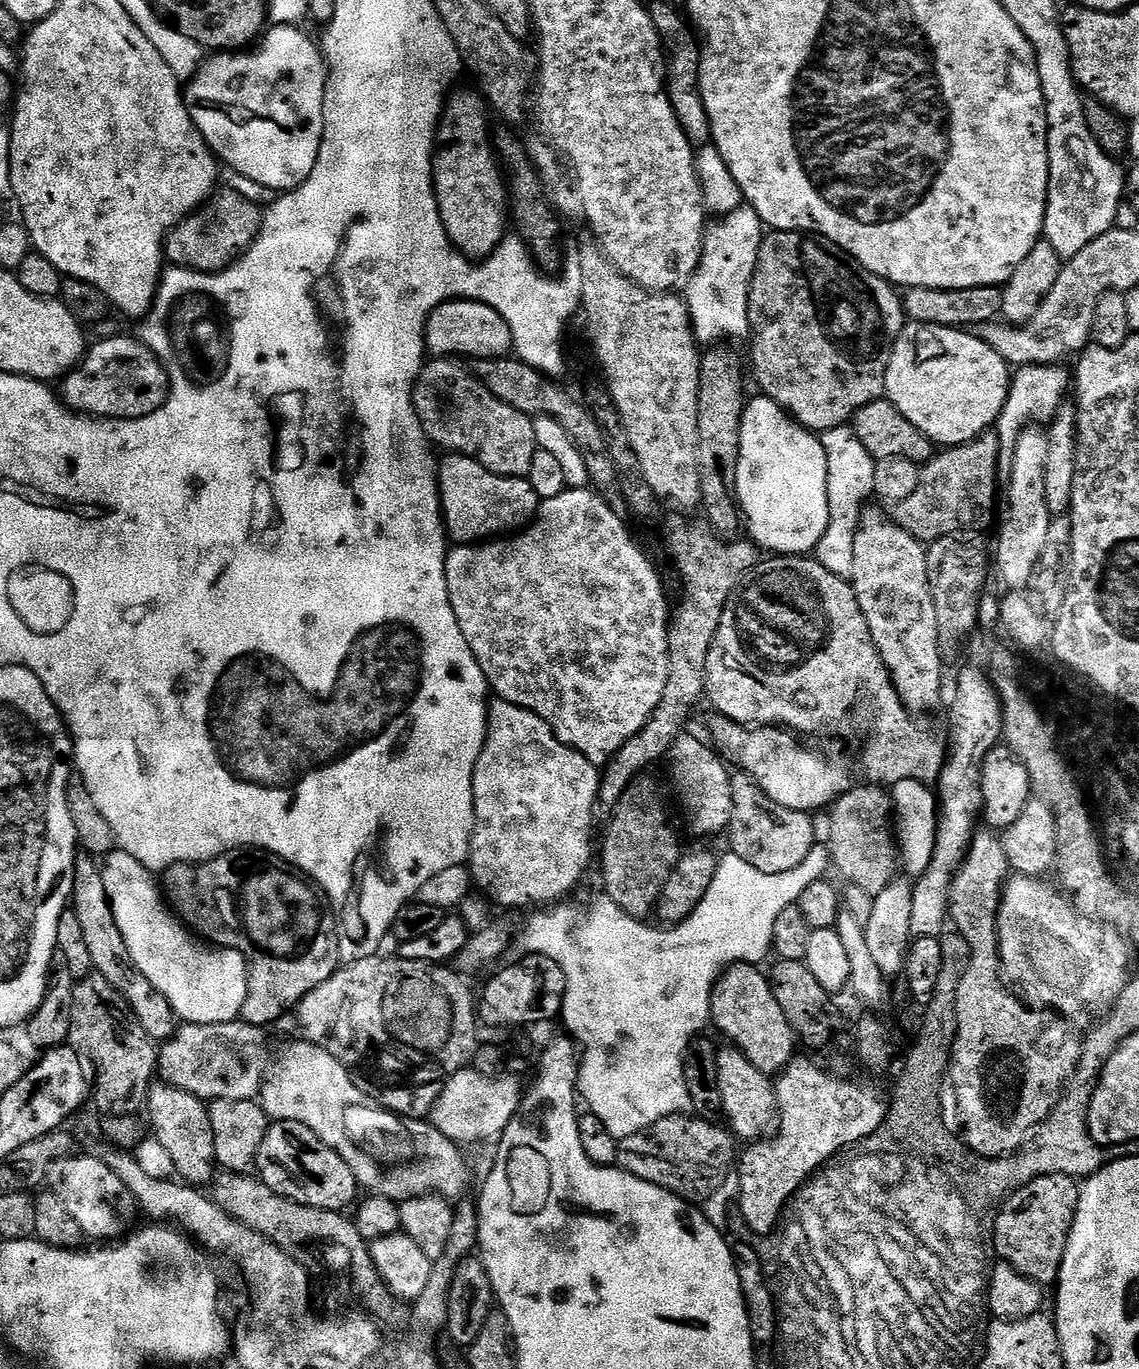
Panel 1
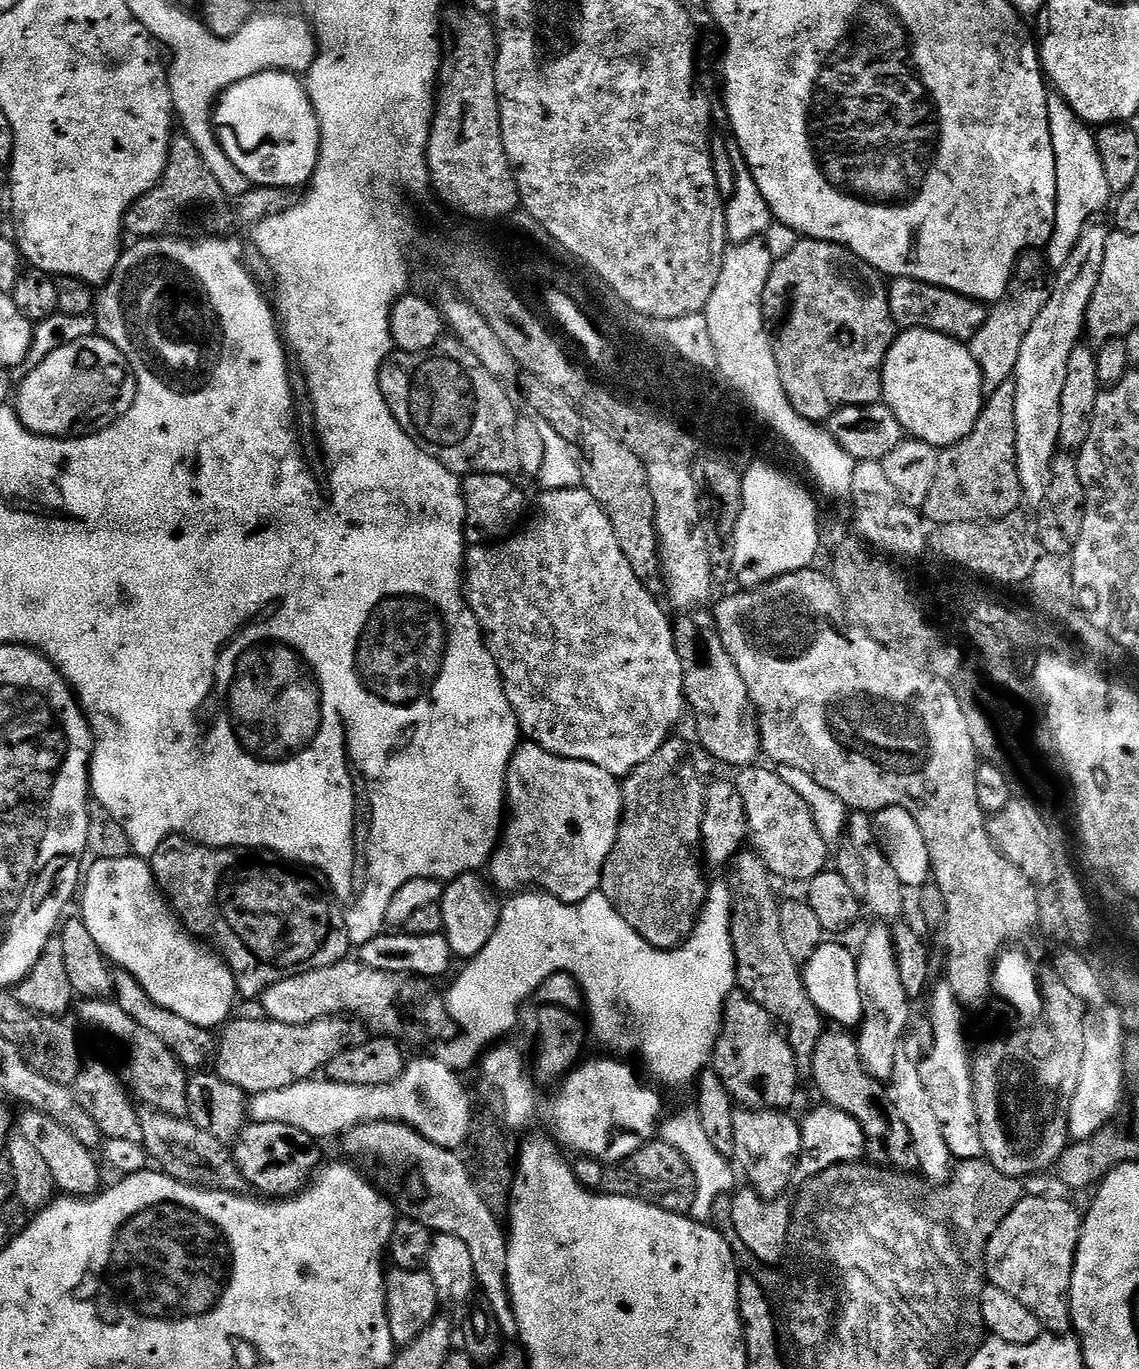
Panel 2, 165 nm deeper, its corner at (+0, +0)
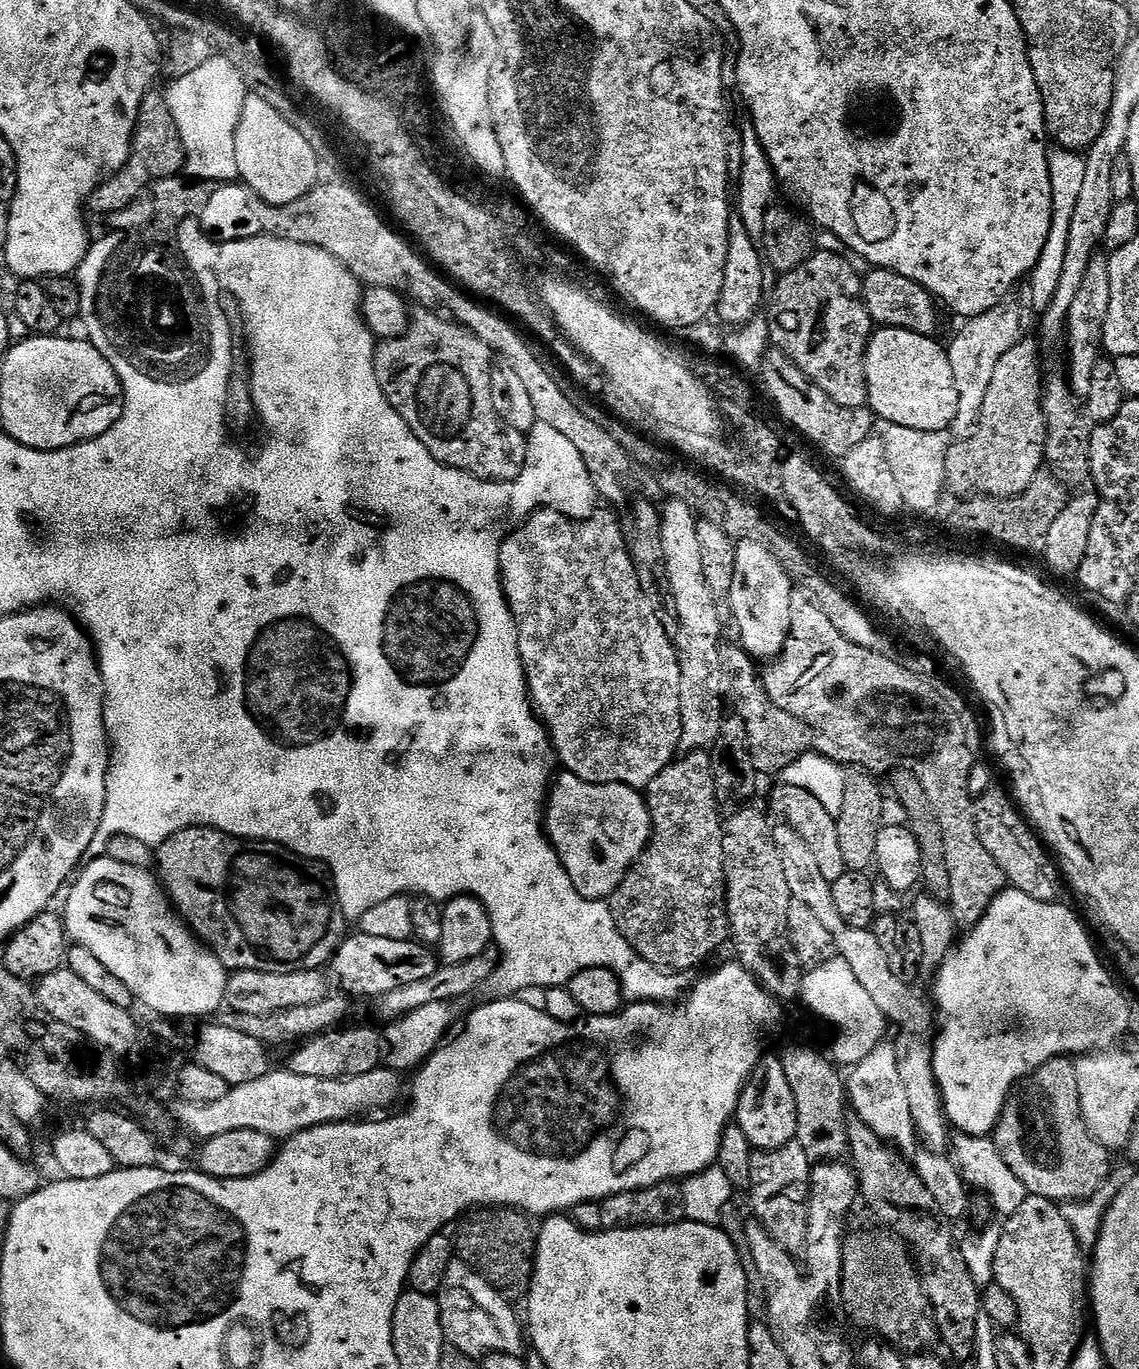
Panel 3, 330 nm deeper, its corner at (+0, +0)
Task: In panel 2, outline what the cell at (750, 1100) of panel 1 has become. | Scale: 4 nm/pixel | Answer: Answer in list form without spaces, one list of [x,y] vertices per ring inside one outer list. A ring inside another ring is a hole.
[[[737,1107],[734,1114],[734,1160],[748,1175],[747,1183],[766,1200],[782,1195],[791,1182],[802,1155],[800,1124],[787,1111]]]

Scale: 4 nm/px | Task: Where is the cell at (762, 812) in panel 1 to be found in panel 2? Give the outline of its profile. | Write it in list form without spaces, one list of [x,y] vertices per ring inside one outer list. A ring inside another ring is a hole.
[[[753,766],[739,769],[737,776],[740,777],[735,777],[734,780],[735,786],[742,794],[742,800],[746,806],[751,851],[757,852],[762,858],[762,862],[766,862],[766,866],[772,871],[773,877],[780,879],[781,876],[784,880],[809,882],[829,867],[829,841],[822,838],[822,834],[814,822],[814,814],[810,814],[810,806],[806,806],[806,802],[802,802],[802,798],[798,798],[798,794],[791,786],[786,786],[786,782],[782,782],[779,771],[773,770],[771,767],[768,767],[769,769],[760,767]]]

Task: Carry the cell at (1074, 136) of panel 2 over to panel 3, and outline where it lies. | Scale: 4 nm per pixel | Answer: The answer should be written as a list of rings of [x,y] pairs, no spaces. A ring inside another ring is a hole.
[[[1053,147],[1048,154],[1050,166],[1050,190],[1054,198],[1054,214],[1050,226],[1050,238],[1046,238],[1046,246],[1042,246],[1042,258],[1032,268],[1032,292],[1030,299],[1037,313],[1043,314],[1054,298],[1054,290],[1058,290],[1058,278],[1062,275],[1062,262],[1066,258],[1066,238],[1070,235],[1070,218],[1074,218],[1074,205],[1078,202],[1080,191],[1086,175],[1086,162],[1079,152],[1071,152],[1065,148]]]

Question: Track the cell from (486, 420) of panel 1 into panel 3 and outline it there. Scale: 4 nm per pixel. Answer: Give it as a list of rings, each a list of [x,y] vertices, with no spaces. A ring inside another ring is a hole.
[[[417,307],[415,311],[411,313],[408,329],[401,336],[377,343],[374,374],[378,378],[378,386],[382,386],[382,394],[390,402],[392,409],[400,415],[402,422],[410,426],[414,438],[418,438],[418,442],[422,442],[422,446],[426,446],[426,450],[430,450],[430,454],[438,462],[480,480],[519,481],[522,477],[522,466],[526,462],[528,445],[525,433],[514,430],[494,410],[493,351],[475,334],[451,319],[443,315],[435,316],[435,311],[424,307]]]

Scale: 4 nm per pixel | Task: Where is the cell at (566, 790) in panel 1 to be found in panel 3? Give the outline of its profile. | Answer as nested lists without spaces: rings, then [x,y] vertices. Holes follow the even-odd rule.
[[[564,770],[555,777],[554,783],[551,785],[548,793],[548,802],[546,805],[546,831],[548,840],[552,843],[554,850],[562,866],[566,870],[566,874],[570,878],[570,882],[574,886],[574,890],[578,890],[578,894],[582,894],[582,898],[587,900],[603,900],[607,901],[612,895],[612,891],[624,881],[624,876],[632,869],[636,859],[644,852],[644,847],[648,845],[648,839],[652,836],[652,823],[650,822],[650,814],[648,813],[648,801],[637,789],[626,786],[625,784],[595,784],[594,782],[586,782],[582,778],[575,776],[573,772]]]

